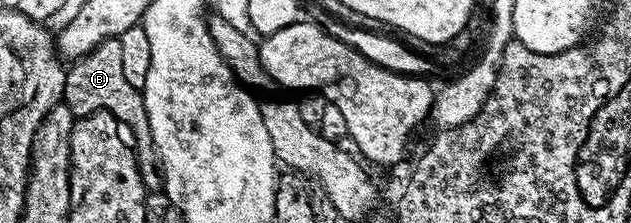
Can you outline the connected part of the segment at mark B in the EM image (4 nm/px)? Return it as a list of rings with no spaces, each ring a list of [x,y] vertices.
[[[109,37],[95,49],[88,51],[88,55],[77,58],[71,65],[74,66],[66,69],[62,101],[71,109],[75,118],[87,117],[101,109],[116,115],[116,119],[122,122],[132,134],[132,144],[134,152],[138,154],[138,170],[142,176],[142,182],[147,190],[161,190],[164,185],[162,170],[158,163],[158,153],[154,149],[154,140],[150,134],[142,91],[132,87],[132,83],[128,83],[128,78],[124,75],[118,39]]]

